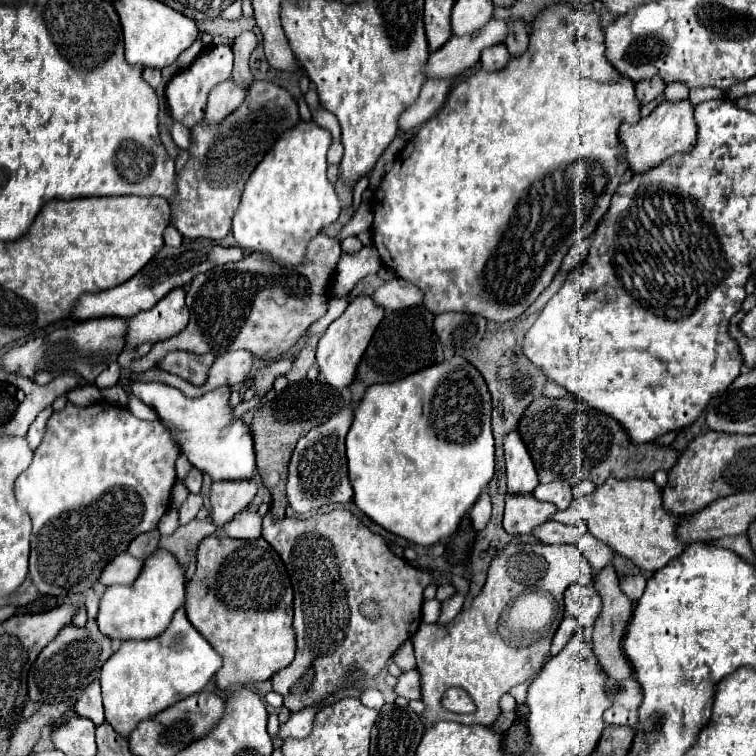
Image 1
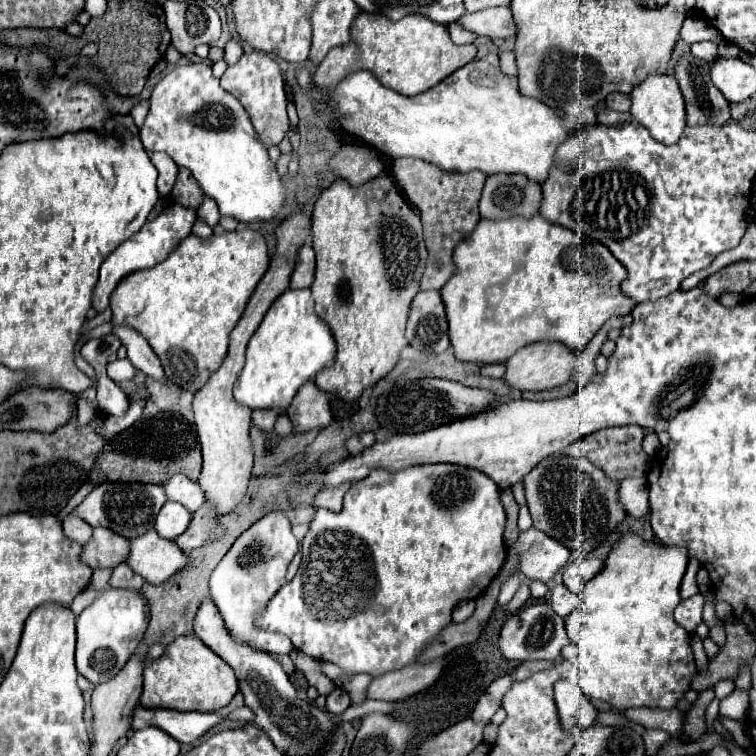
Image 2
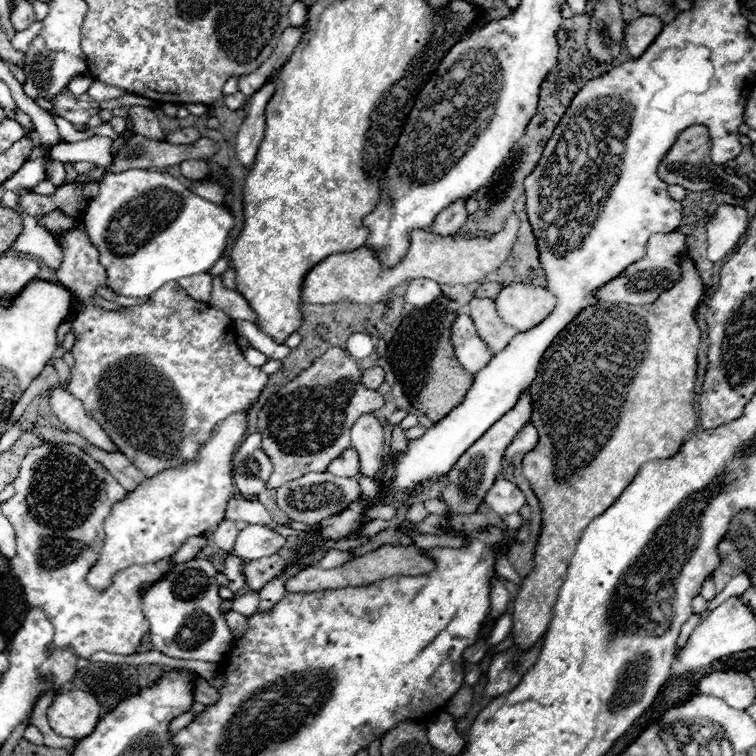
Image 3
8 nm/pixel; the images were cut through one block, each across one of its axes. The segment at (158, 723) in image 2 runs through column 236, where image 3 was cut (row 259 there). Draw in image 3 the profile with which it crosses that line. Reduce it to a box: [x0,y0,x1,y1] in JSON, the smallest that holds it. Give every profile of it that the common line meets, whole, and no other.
[708,204,750,262]

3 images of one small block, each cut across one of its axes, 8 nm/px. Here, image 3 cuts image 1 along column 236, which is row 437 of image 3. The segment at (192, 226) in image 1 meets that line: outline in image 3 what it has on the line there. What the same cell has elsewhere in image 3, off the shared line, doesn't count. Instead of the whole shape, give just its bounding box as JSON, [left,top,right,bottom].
[56,216,268,476]

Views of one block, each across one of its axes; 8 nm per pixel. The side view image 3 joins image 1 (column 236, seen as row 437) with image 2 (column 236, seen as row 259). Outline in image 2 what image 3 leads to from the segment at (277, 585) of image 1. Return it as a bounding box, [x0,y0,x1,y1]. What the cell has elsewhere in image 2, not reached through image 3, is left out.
[140,636,238,712]

